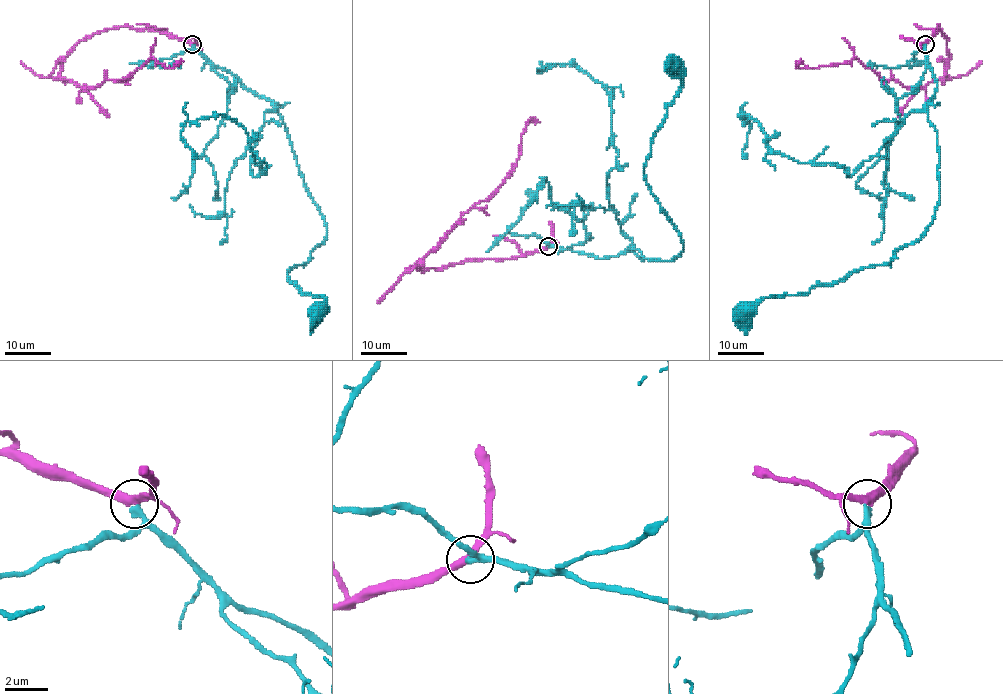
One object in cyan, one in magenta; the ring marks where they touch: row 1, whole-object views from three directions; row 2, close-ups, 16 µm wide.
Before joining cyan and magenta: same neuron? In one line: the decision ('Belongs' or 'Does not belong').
Belongs

